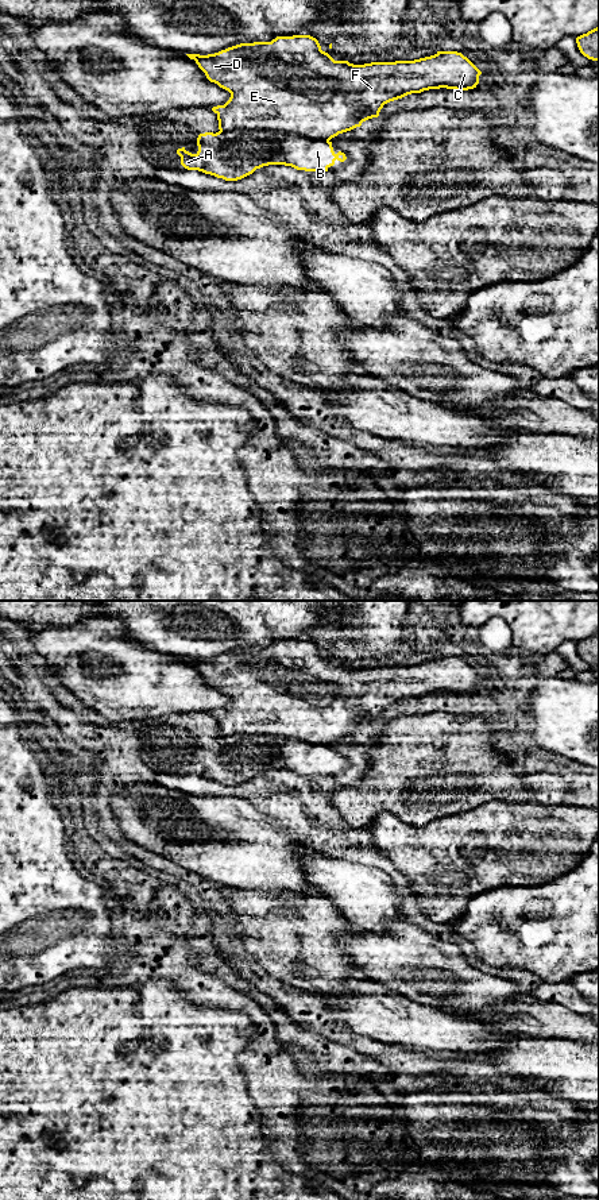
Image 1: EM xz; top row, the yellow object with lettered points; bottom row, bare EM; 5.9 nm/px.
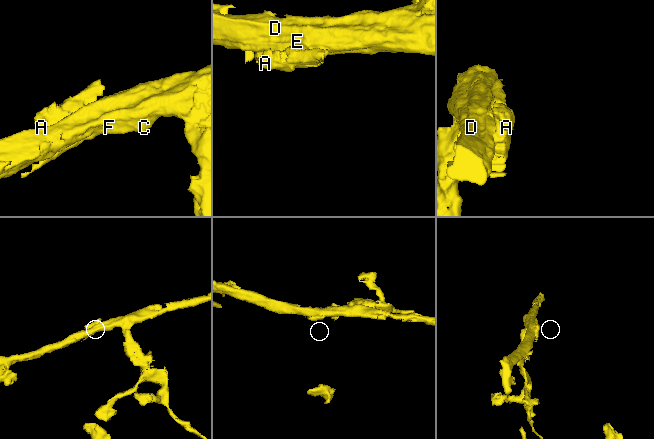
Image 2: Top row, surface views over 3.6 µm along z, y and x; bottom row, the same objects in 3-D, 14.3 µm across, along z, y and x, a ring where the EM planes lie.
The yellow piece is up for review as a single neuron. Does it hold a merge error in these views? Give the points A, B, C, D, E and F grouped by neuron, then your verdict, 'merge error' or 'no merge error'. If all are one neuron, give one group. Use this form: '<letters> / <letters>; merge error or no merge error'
A B / C D E F; merge error

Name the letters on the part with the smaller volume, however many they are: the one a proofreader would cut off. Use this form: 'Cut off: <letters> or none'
Cut off: A, B

